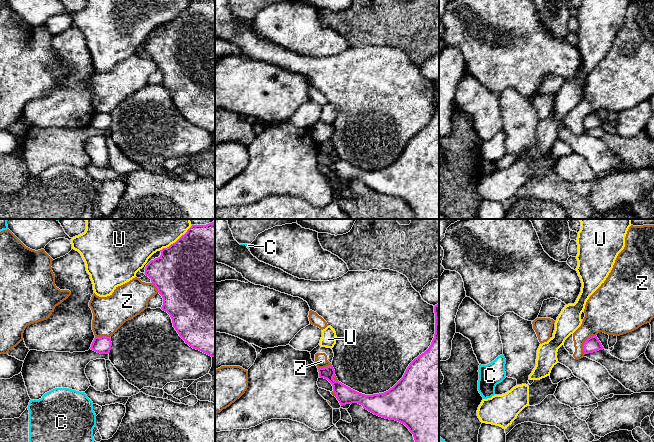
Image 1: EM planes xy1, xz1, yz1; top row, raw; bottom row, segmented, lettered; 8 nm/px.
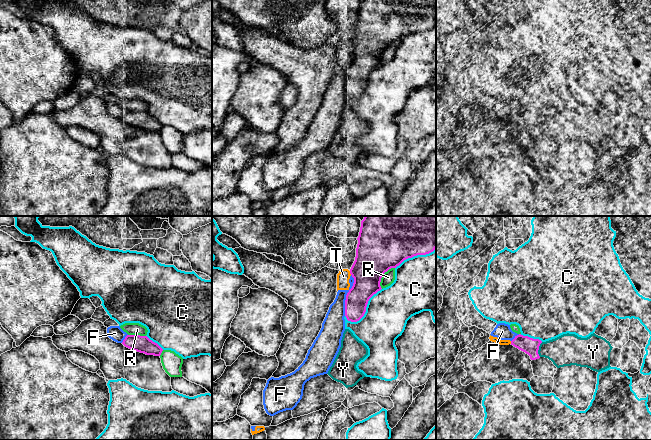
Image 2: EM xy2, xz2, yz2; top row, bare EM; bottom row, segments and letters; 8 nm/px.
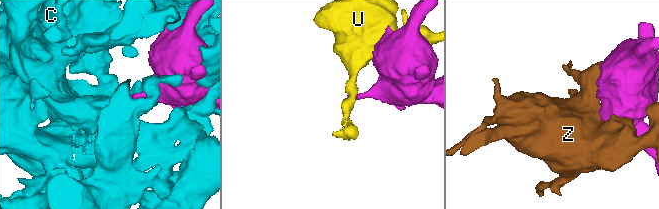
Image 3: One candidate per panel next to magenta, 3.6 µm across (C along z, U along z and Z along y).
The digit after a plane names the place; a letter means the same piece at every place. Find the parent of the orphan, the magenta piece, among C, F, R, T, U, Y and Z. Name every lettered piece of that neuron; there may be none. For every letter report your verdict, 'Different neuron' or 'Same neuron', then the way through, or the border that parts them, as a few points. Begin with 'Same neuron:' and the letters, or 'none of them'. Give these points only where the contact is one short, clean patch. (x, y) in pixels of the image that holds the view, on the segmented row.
Same neuron: Y
C: Different neuron
F: Different neuron
R: Different neuron
T: Different neuron
U: Different neuron
Y: Same neuron
Z: Different neuron

